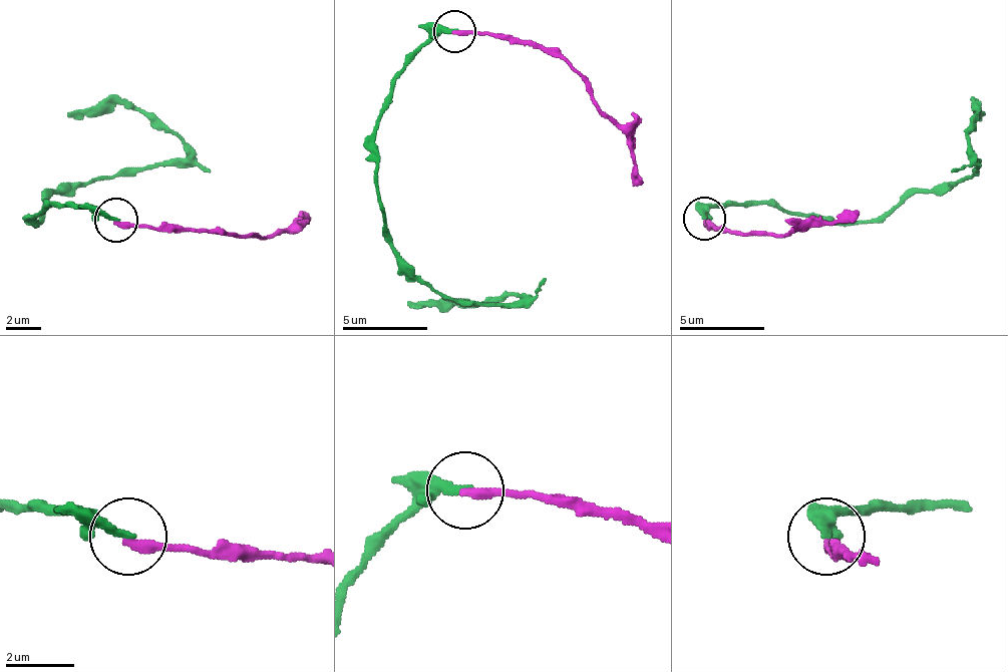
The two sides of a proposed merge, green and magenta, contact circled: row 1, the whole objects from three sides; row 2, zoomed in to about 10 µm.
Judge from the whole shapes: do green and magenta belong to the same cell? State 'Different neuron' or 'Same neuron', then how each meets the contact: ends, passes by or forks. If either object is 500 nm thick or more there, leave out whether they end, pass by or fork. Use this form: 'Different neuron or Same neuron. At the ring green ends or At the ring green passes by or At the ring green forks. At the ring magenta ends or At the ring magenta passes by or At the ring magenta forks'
Different neuron. At the ring green ends. At the ring magenta ends

